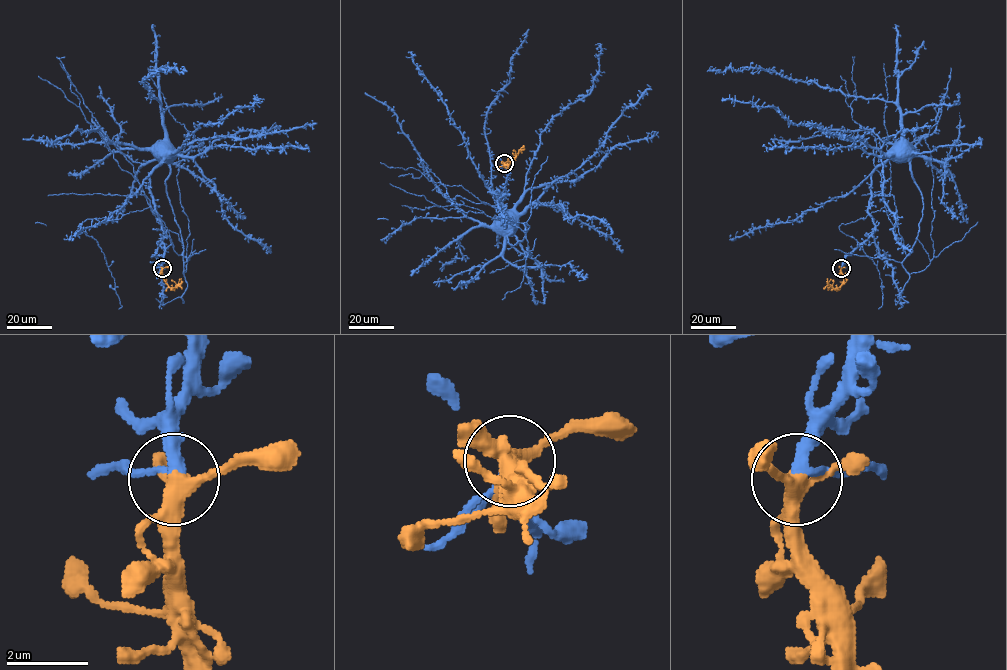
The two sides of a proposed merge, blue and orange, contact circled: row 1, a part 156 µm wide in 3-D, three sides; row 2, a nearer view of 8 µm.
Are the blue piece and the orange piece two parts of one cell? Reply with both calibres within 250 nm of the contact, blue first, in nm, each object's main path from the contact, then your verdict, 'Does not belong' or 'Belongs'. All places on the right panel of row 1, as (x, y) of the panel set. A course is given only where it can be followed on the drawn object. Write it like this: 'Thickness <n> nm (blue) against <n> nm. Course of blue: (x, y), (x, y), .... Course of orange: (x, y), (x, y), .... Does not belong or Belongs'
Thickness 240 nm (blue) against 320 nm. Course of blue: (841, 268), (844, 259), (874, 230), (868, 211), (871, 174), (896, 151). Course of orange: (841, 268), (843, 283), (839, 287), (833, 288), (827, 278). Belongs

